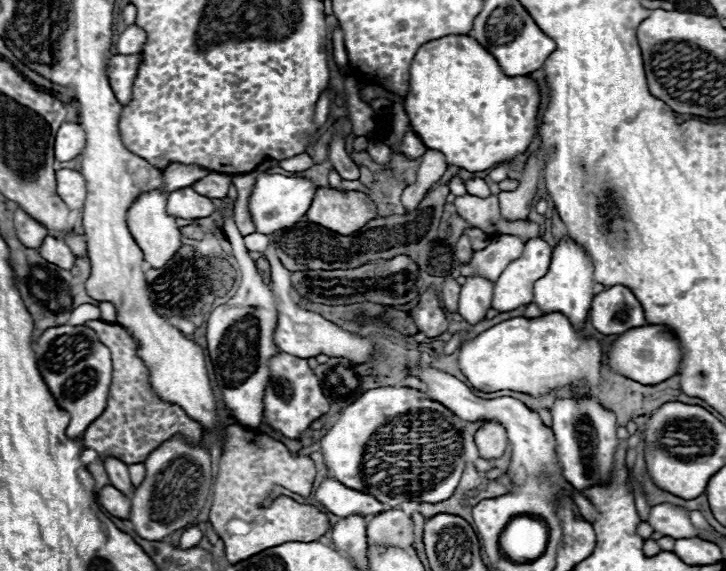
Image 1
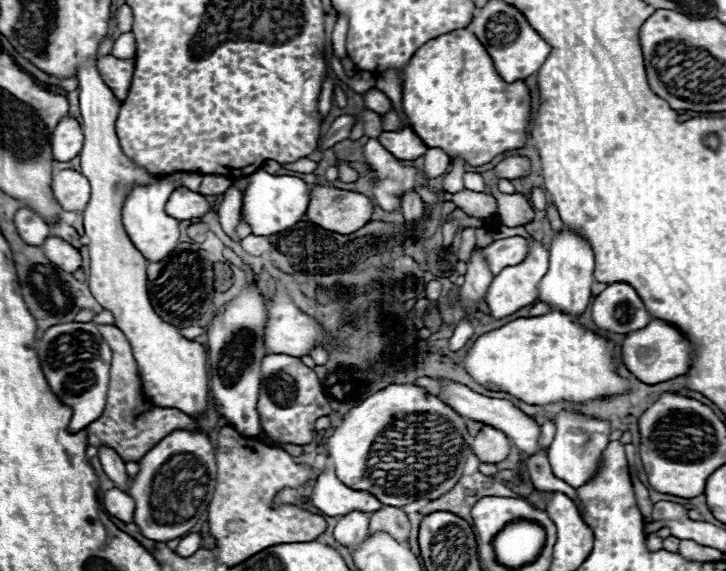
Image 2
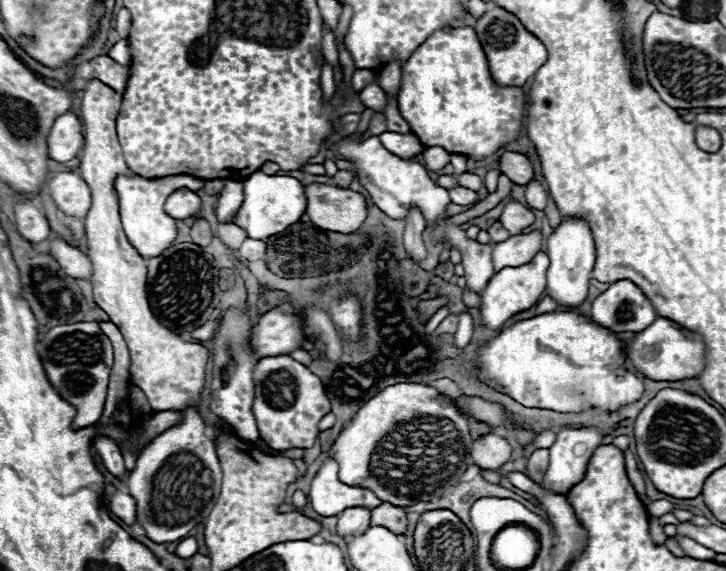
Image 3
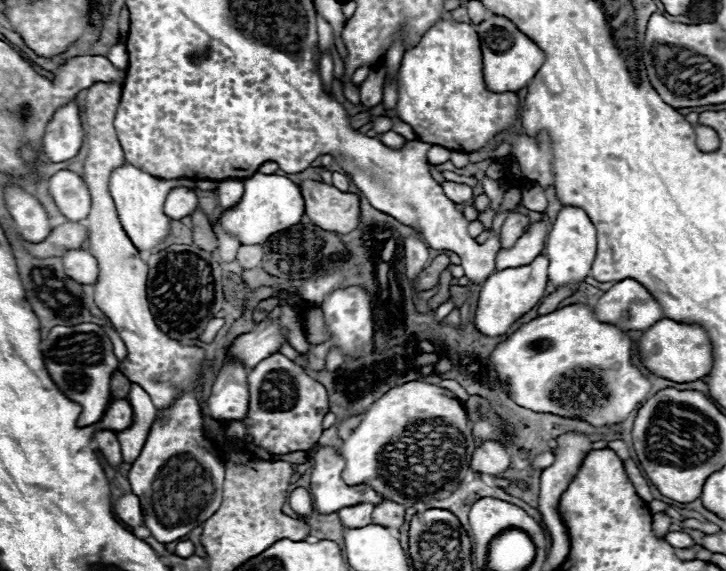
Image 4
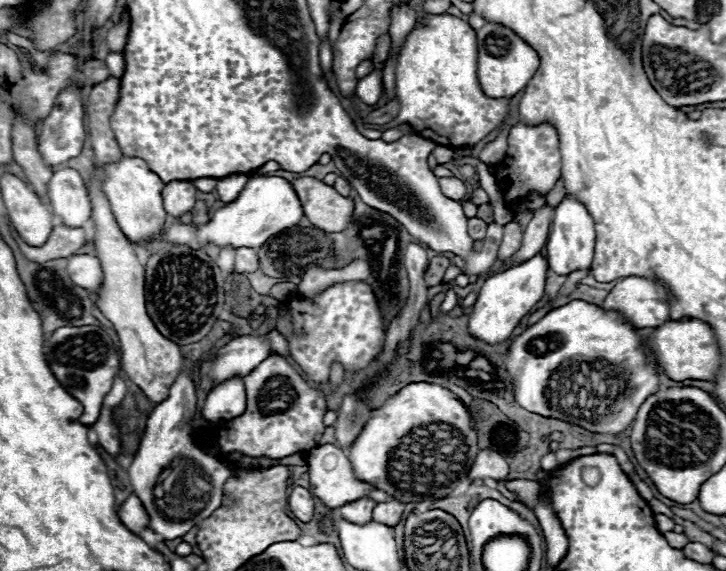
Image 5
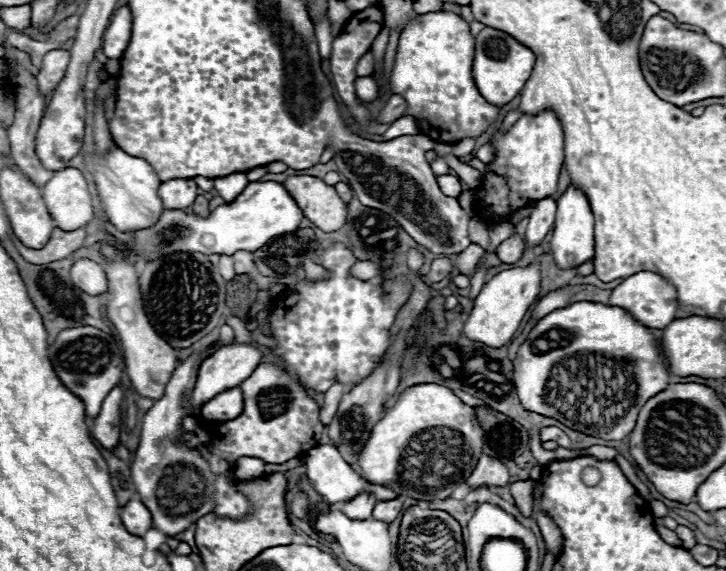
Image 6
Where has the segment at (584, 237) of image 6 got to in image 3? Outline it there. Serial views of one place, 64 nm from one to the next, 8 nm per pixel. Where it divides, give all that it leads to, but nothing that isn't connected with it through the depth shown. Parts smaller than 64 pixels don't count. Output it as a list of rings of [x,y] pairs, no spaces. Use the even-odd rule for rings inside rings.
[[[576,216],[562,218],[560,226],[554,228],[554,232],[548,238],[546,254],[550,258],[548,282],[546,282],[548,296],[552,296],[558,304],[578,308],[584,302],[584,298],[588,296],[588,280],[590,280],[590,272],[594,268],[594,258],[596,258],[594,236],[592,236],[588,222],[584,218],[576,218]]]

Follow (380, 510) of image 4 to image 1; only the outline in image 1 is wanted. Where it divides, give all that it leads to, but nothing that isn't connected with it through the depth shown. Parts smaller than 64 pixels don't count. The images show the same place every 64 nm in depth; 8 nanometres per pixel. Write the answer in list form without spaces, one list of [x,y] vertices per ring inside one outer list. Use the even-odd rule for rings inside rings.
[[[384,510],[368,522],[368,542],[370,544],[396,544],[398,548],[410,548],[412,538],[412,518],[402,510]]]

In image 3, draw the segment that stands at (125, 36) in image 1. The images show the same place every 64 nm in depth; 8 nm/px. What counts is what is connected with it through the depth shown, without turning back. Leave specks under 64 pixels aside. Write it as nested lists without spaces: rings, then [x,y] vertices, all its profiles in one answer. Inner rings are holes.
[[[124,38],[124,40],[118,40],[118,42],[110,48],[108,56],[110,56],[116,64],[120,64],[120,66],[130,66],[130,46],[128,46],[128,40],[126,40],[126,38]]]

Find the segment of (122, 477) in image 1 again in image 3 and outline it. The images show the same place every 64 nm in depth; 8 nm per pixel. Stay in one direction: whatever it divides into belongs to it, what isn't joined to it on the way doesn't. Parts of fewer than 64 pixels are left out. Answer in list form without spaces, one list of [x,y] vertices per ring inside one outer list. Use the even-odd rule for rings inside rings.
[[[98,436],[94,440],[94,448],[100,454],[108,472],[112,472],[116,478],[122,478],[126,470],[124,470],[124,458],[122,458],[122,452],[120,452],[118,444],[108,436]]]

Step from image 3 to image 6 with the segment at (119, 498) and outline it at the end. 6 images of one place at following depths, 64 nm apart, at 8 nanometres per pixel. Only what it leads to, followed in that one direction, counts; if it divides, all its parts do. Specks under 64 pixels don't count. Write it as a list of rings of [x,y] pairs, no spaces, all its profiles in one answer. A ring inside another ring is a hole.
[[[130,500],[120,510],[120,516],[122,516],[122,522],[124,522],[126,530],[134,536],[144,536],[152,528],[152,514],[138,500]]]

